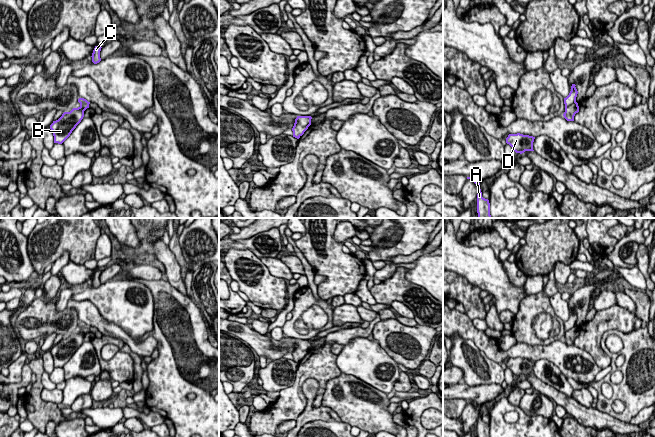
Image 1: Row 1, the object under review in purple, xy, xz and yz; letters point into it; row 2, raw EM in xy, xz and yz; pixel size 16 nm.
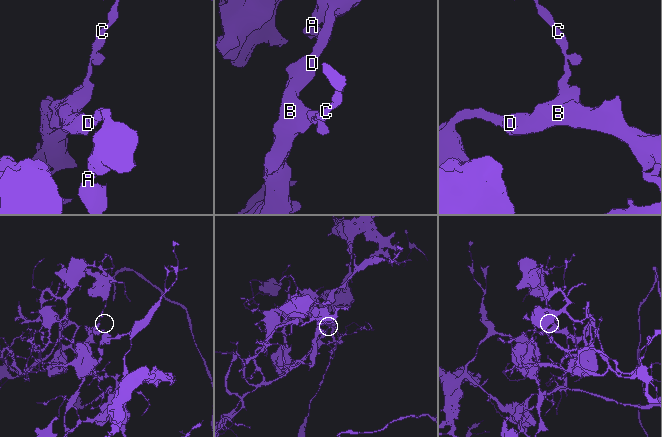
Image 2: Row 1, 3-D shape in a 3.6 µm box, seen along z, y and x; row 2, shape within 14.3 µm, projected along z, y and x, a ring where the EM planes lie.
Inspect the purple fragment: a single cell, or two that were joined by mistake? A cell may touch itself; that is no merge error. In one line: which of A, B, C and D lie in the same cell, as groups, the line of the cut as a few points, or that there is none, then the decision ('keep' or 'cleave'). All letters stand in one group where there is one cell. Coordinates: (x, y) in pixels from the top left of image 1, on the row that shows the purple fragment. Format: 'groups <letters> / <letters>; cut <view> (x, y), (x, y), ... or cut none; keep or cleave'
groups A B D / C; cut yz (575, 101), (565, 108); cleave

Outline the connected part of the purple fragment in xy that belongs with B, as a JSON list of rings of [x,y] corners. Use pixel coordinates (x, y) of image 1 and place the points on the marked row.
[[[82,107],[73,108],[70,112],[64,112],[62,116],[53,121],[50,129],[53,132],[54,143],[62,144],[81,122],[85,109]]]

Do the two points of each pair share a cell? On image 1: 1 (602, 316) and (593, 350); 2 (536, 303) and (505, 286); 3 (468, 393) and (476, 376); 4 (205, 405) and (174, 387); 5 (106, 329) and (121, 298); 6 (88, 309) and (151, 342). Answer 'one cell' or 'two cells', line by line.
1: one cell
2: two cells
3: two cells
4: one cell
5: two cells
6: one cell

